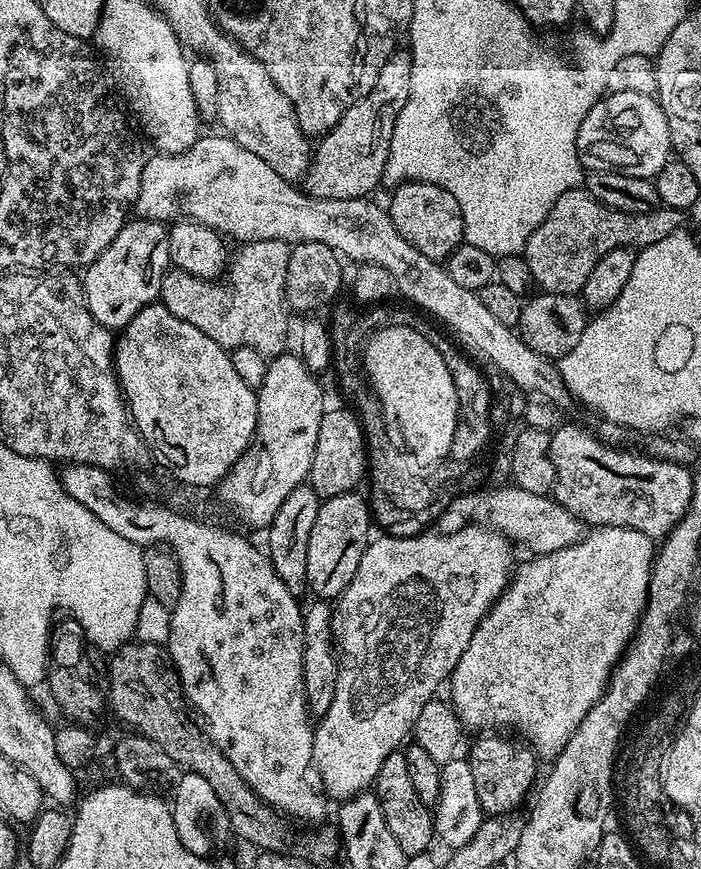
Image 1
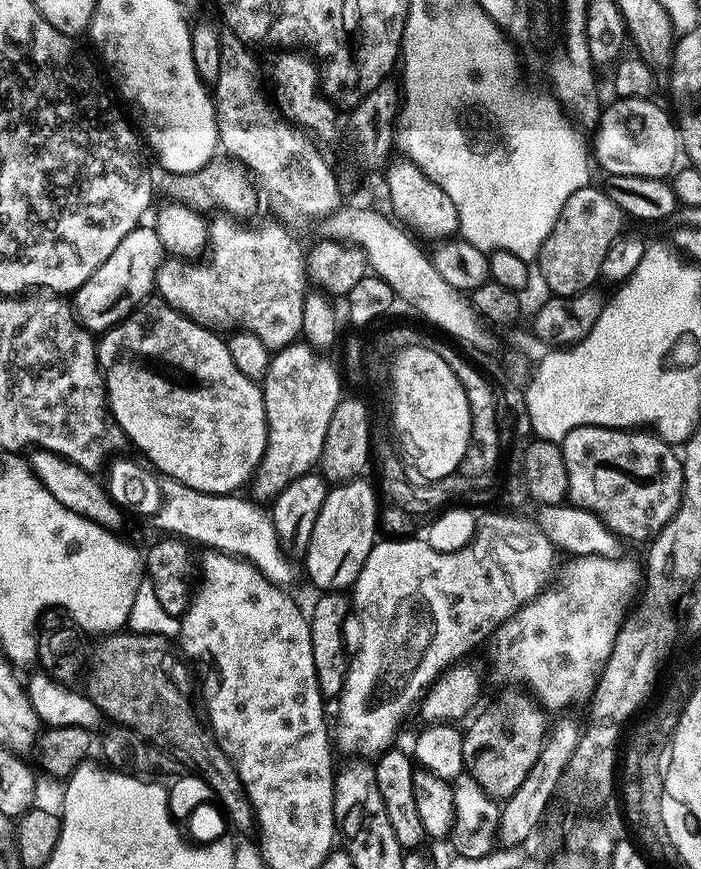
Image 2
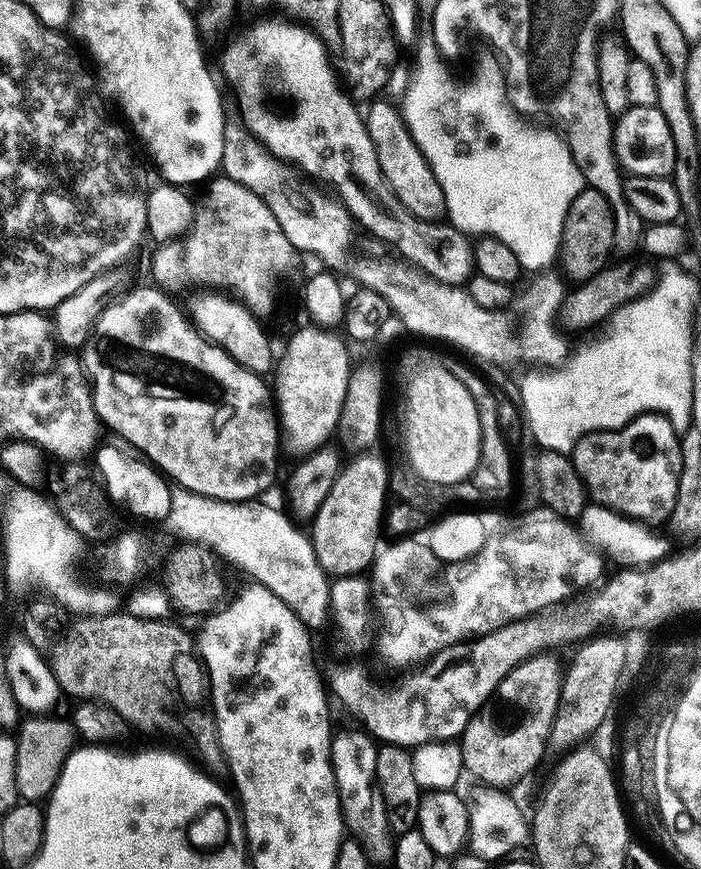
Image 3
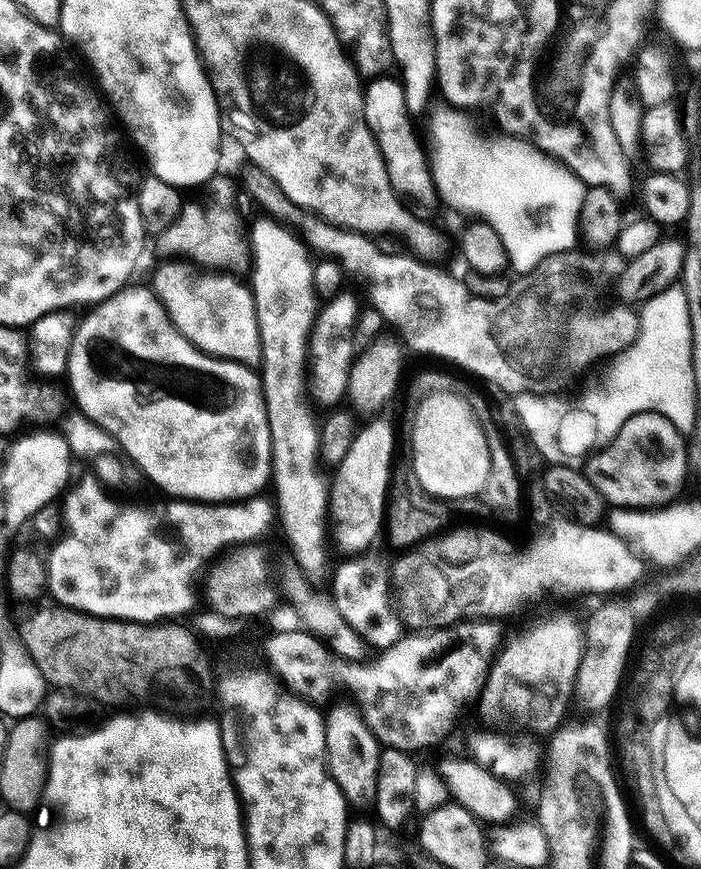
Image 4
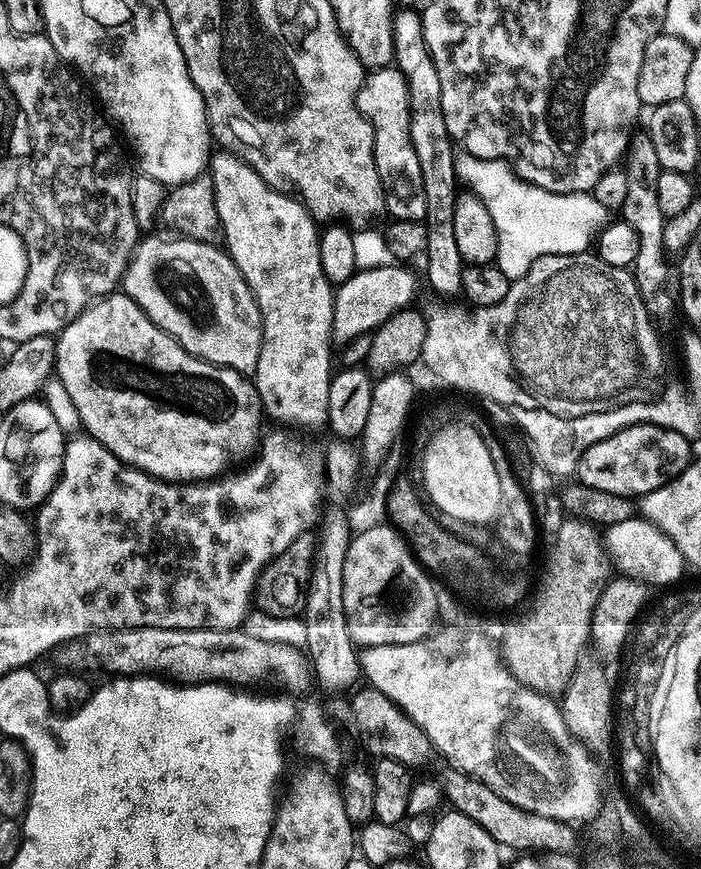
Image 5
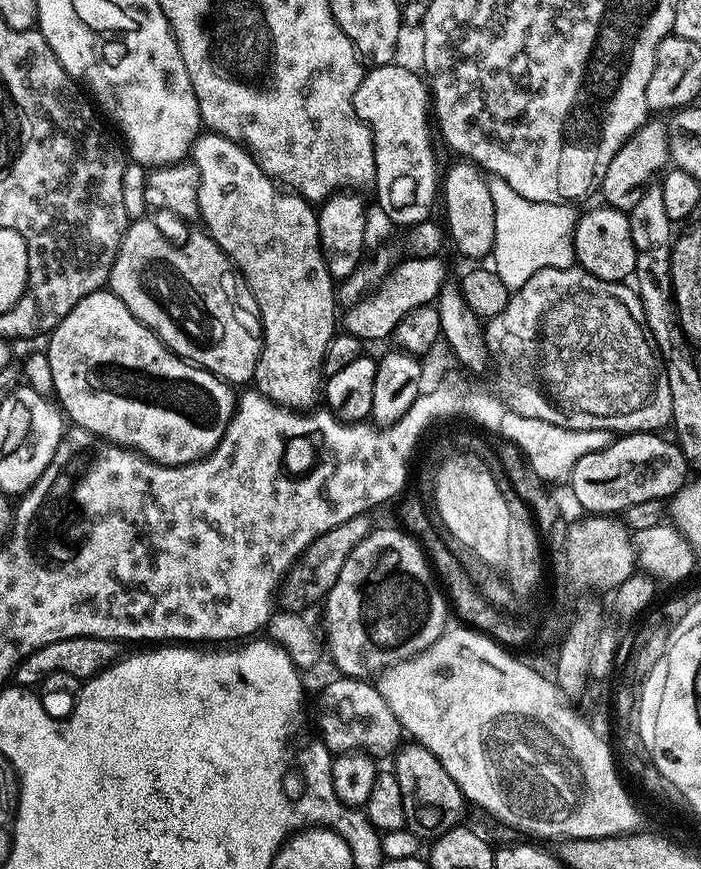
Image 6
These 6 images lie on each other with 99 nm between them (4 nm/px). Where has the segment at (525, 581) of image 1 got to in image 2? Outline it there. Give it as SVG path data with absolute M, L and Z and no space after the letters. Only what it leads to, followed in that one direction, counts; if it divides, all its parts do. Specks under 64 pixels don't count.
M577 556L570 560L570 564L559 573L558 579L550 587L546 588L531 604L524 604L512 617L504 623L503 626L497 628L494 633L494 641L496 640L496 648L500 651L500 660L506 667L512 668L512 672L520 680L528 680L530 687L538 697L541 705L545 709L564 708L568 703L574 701L583 692L589 693L594 686L598 673L604 668L605 662L610 658L612 647L616 641L616 635L620 632L620 626L625 619L626 611L624 607L628 604L628 599L632 596L632 591L636 588L636 568L630 561L625 558L617 558L611 560L605 556Z

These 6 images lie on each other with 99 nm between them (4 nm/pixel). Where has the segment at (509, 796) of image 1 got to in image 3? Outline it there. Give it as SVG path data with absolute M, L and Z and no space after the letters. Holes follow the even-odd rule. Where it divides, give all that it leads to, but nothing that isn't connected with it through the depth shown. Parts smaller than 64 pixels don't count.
M552 654L535 655L528 660L524 676L516 676L516 680L512 680L512 684L520 684L520 700L524 700L524 704L532 704L528 712L509 707L507 718L501 724L488 724L488 715L493 712L491 707L482 707L473 714L458 740L463 771L468 776L470 774L481 780L481 785L508 790L511 784L518 783L539 766L544 747L547 749L550 744L552 719L560 701L561 672L562 664ZM518 719L528 720L528 724L520 724Z

